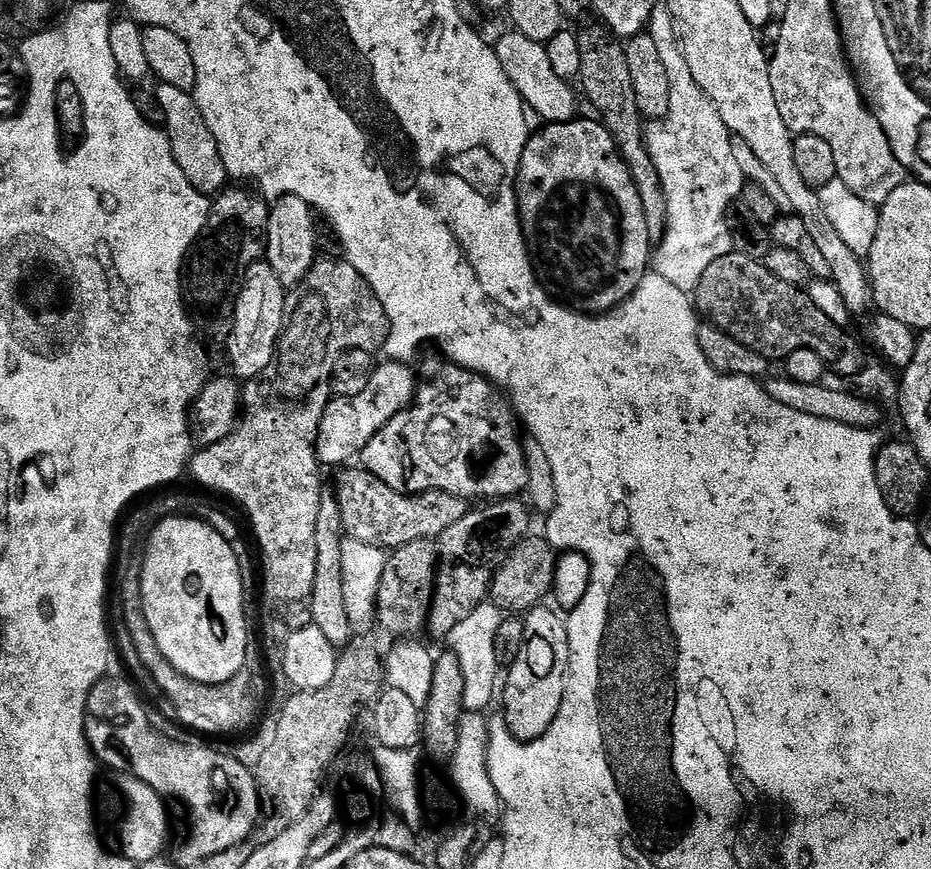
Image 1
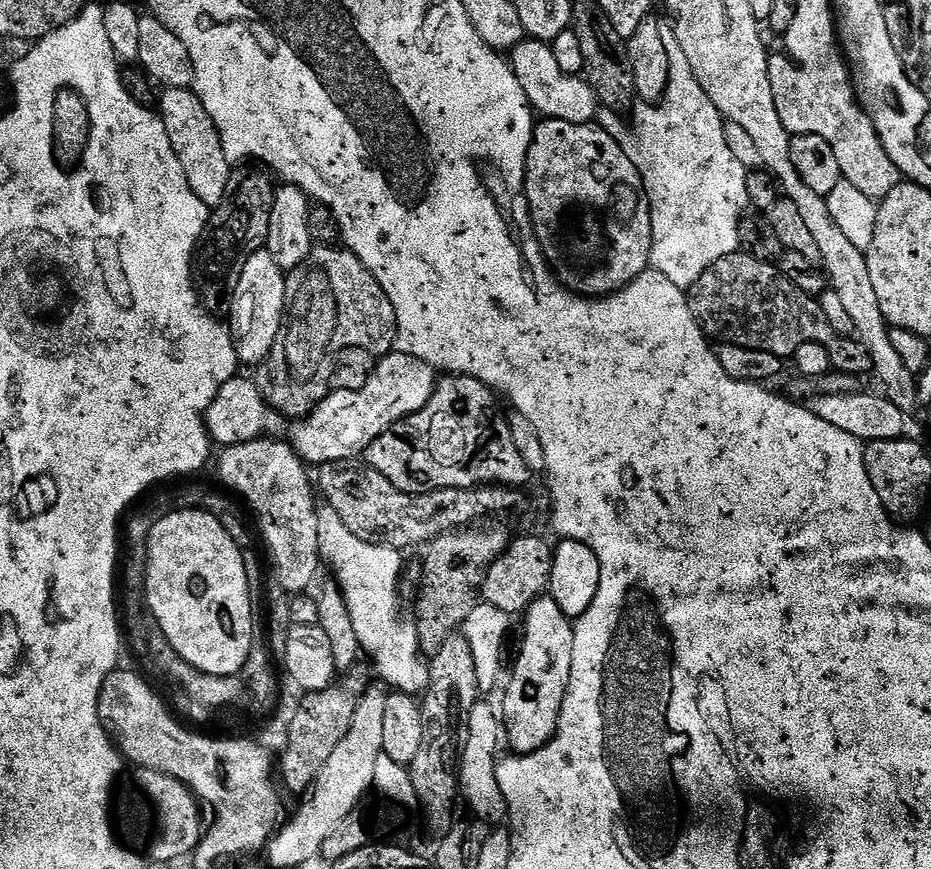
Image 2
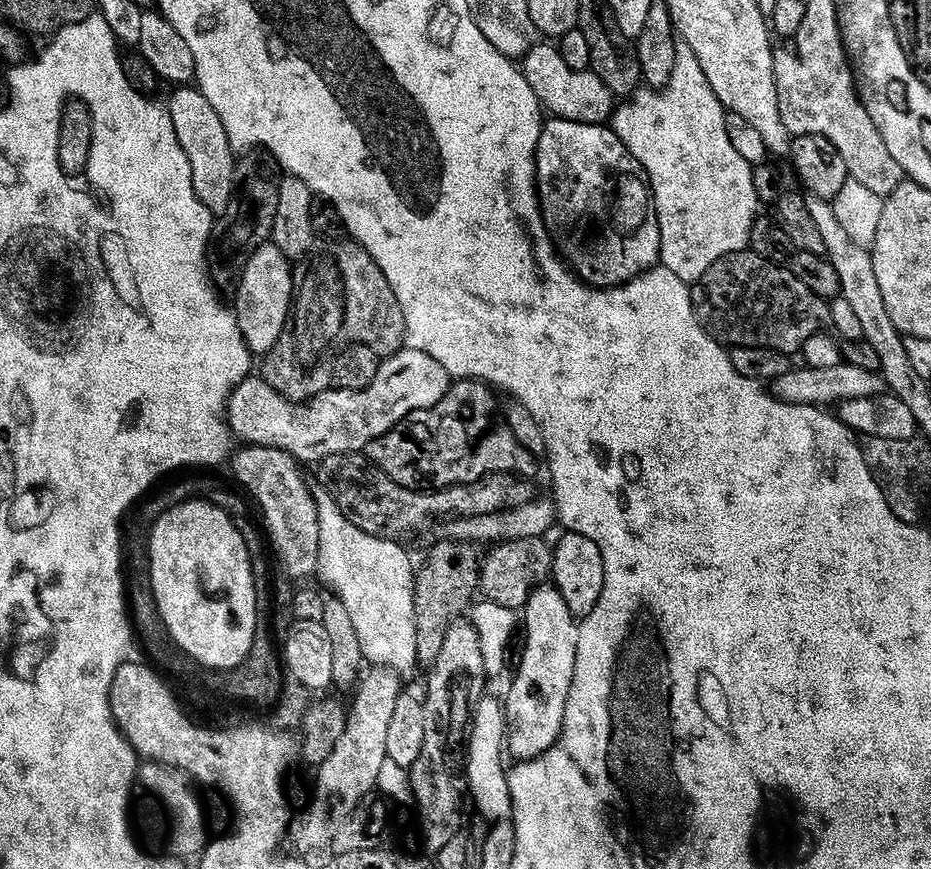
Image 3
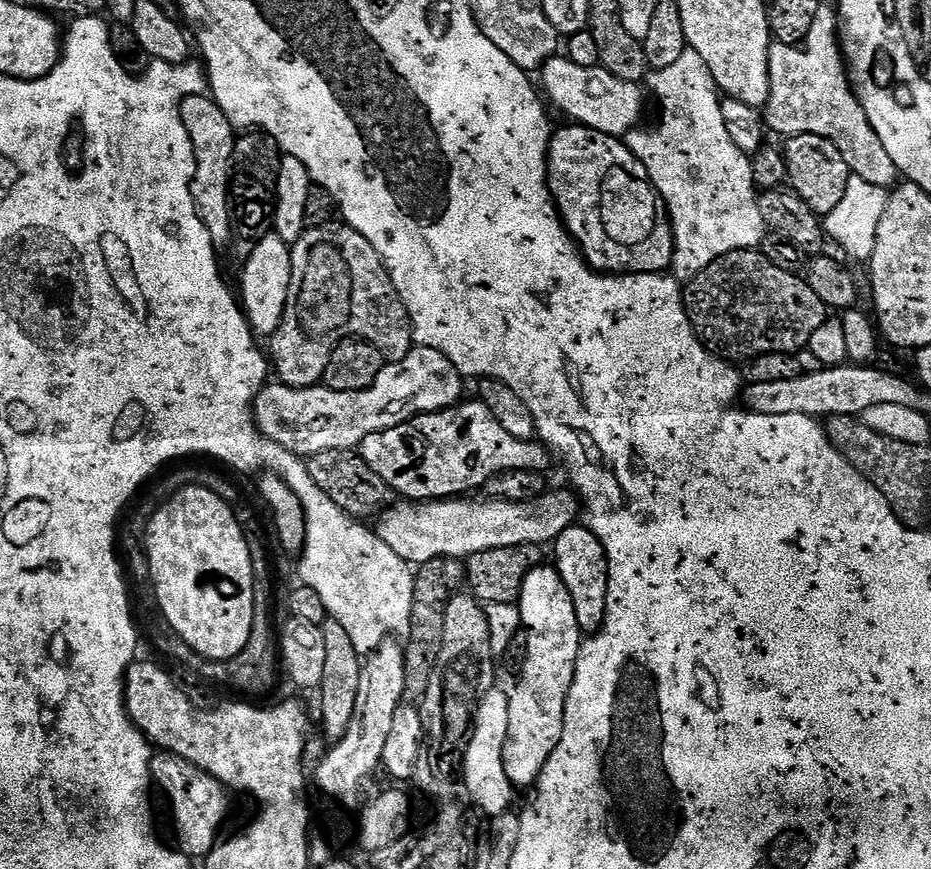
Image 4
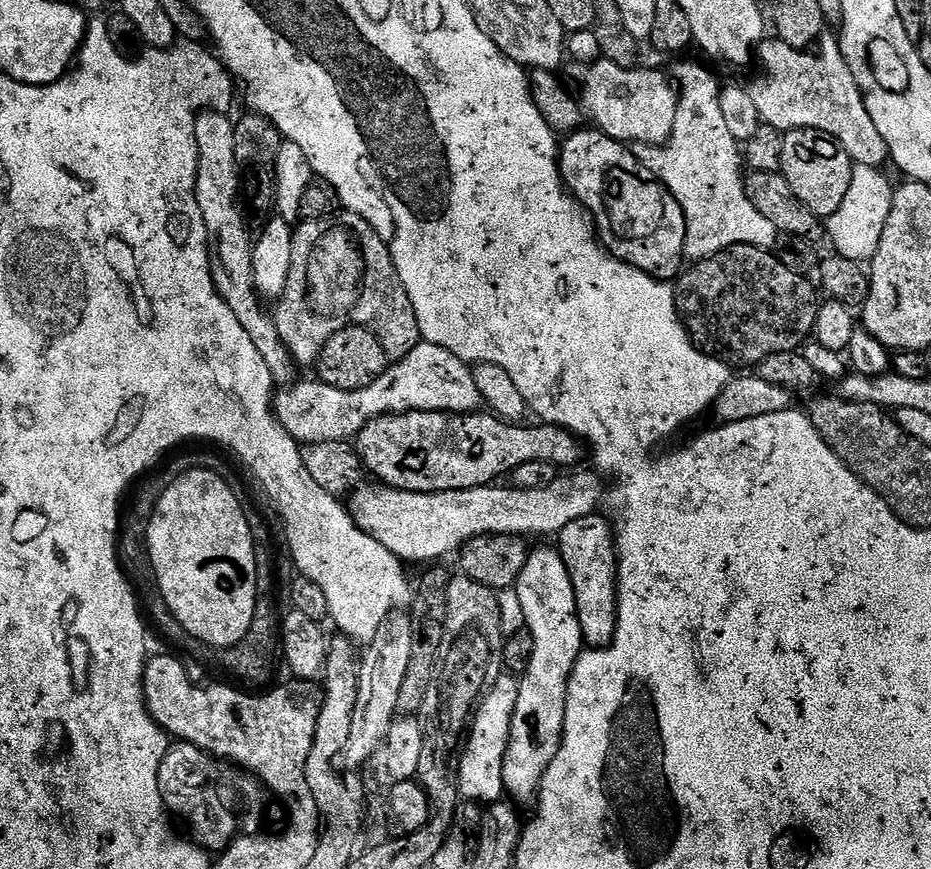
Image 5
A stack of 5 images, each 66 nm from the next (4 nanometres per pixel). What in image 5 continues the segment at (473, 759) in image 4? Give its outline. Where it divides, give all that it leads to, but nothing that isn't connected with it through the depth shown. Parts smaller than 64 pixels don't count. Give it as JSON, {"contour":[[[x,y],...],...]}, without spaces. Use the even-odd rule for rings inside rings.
{"contour":[[[501,674],[480,701],[480,707],[476,709],[476,719],[472,722],[468,742],[464,745],[464,754],[460,757],[458,787],[465,801],[481,800],[481,805],[487,806],[497,803],[505,795],[502,762],[510,738],[510,722],[514,718],[514,706],[518,706],[519,689],[515,675],[512,677]]]}

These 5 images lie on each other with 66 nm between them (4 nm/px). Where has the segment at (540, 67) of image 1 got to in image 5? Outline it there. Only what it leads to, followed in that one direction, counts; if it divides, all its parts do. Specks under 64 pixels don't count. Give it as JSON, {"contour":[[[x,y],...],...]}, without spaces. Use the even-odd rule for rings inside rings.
{"contour":[[[601,58],[584,74],[578,99],[587,119],[593,120],[599,131],[625,146],[665,144],[668,141],[674,126],[676,96],[670,84],[668,89],[662,73],[647,72],[643,66],[622,68]]]}

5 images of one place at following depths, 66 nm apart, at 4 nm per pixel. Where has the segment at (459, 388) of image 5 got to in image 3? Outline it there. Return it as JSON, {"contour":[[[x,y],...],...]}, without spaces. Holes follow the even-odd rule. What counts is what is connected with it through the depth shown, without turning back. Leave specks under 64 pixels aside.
{"contour":[[[405,347],[381,363],[374,382],[370,387],[363,388],[361,392],[325,390],[315,393],[303,402],[297,402],[276,392],[259,375],[253,374],[236,387],[231,399],[228,400],[226,419],[235,437],[239,441],[244,440],[242,442],[245,445],[277,448],[279,452],[285,452],[301,465],[312,466],[334,454],[363,453],[369,442],[378,439],[379,436],[385,436],[391,428],[402,423],[411,412],[424,412],[427,408],[442,402],[442,398],[453,383],[453,377],[448,375],[448,371],[439,362],[434,362],[430,354]]]}

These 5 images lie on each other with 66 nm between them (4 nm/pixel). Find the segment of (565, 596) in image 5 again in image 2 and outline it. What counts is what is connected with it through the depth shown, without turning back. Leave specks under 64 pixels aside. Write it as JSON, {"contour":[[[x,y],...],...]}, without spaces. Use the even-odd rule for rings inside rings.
{"contour":[[[545,594],[528,607],[524,620],[524,641],[520,644],[520,657],[512,668],[508,689],[504,692],[504,712],[502,708],[502,728],[506,733],[506,744],[513,753],[536,752],[552,739],[558,726],[566,686],[570,682],[570,662],[574,654],[573,621],[558,608],[558,602]]]}

